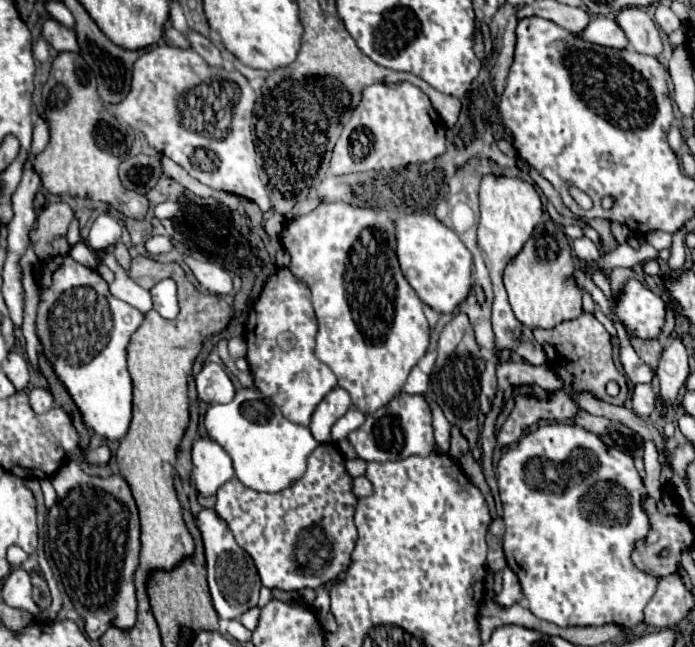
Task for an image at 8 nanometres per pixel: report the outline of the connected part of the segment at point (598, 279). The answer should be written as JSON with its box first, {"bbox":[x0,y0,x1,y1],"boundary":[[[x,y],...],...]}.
{"bbox":[592,271,615,304],"boundary":[[[598,271],[593,275],[592,280],[603,291],[603,293],[609,299],[611,304],[614,304],[615,300],[611,293],[609,279],[602,272]]]}

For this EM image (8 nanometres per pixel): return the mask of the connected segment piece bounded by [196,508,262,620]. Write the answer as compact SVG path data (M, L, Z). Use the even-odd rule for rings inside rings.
M202 508L202 512L196 518L196 524L202 532L202 540L204 540L204 548L206 548L208 586L210 586L210 594L214 600L214 608L220 618L226 618L226 620L240 618L246 610L250 610L258 604L258 594L262 588L254 560L250 558L248 552L244 552L236 544L228 524L216 514L216 510Z

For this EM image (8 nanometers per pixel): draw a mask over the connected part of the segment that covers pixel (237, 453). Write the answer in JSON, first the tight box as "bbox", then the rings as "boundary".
{"bbox":[204,388,318,492],"boundary":[[[242,388],[228,404],[214,404],[204,418],[208,436],[216,440],[234,462],[236,478],[258,492],[280,492],[306,472],[306,460],[318,446],[310,428],[282,416],[278,406],[256,388]]]}

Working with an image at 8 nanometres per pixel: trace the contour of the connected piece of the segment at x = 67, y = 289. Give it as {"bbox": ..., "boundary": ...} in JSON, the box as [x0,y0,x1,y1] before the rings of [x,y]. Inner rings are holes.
{"bbox":[36,256,144,440],"boundary":[[[56,256],[48,260],[42,268],[40,286],[42,292],[36,332],[42,344],[42,352],[52,362],[58,378],[64,382],[76,406],[80,408],[86,426],[106,440],[124,438],[132,420],[132,378],[126,364],[126,346],[130,336],[142,326],[144,314],[138,308],[114,298],[108,290],[108,284],[96,270],[74,262],[70,256]]]}

